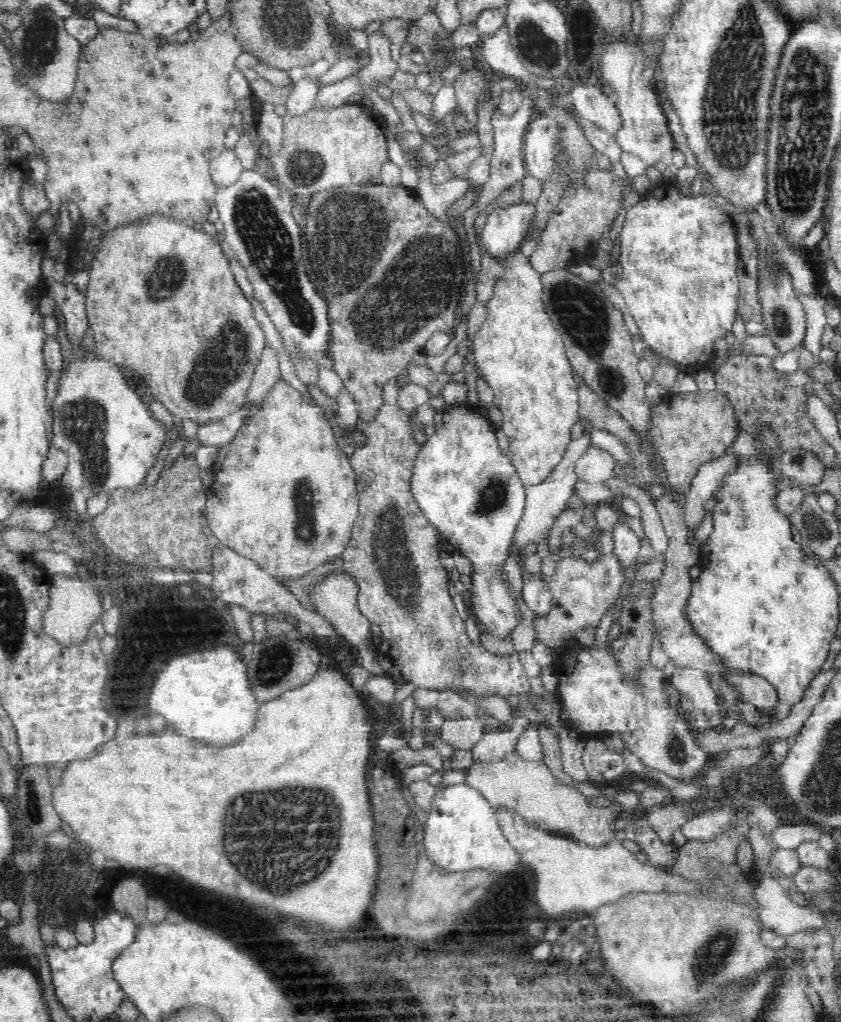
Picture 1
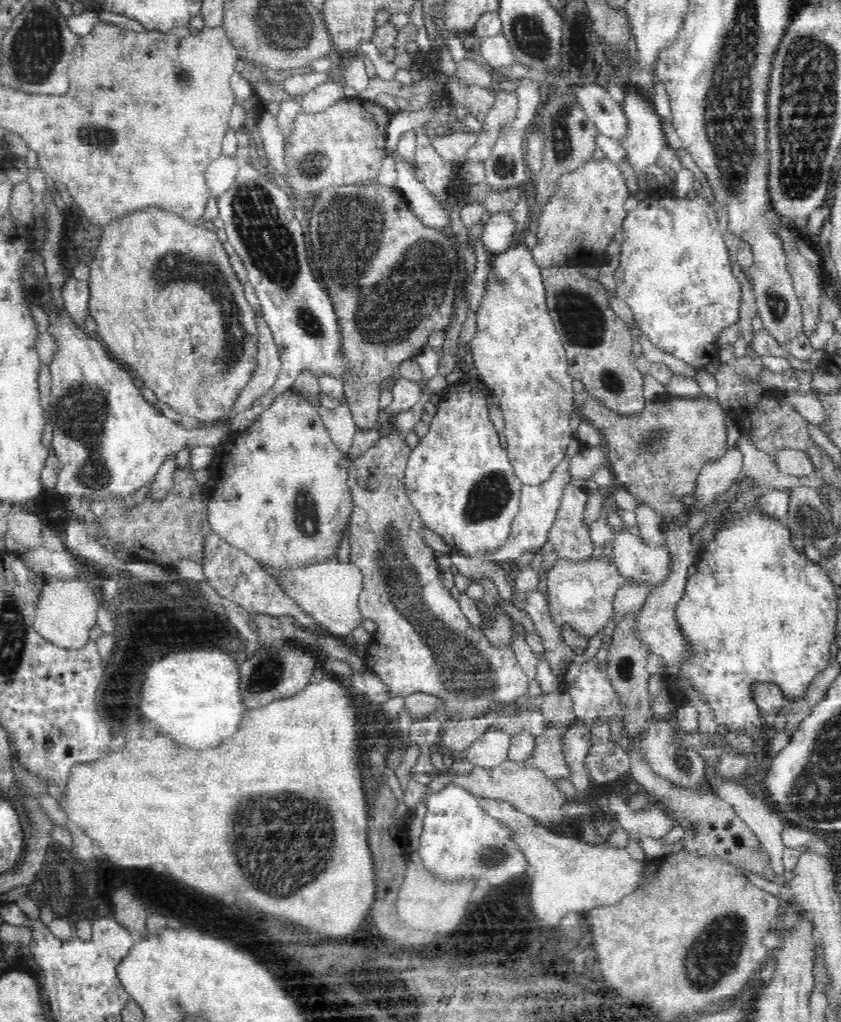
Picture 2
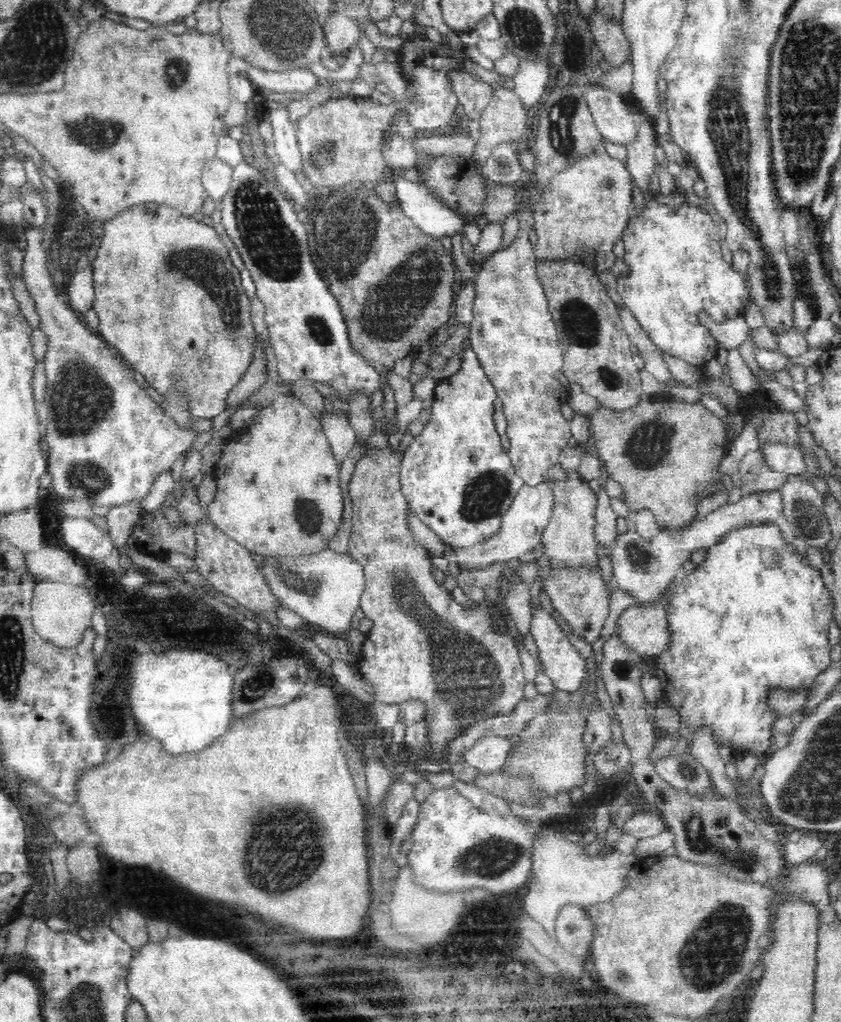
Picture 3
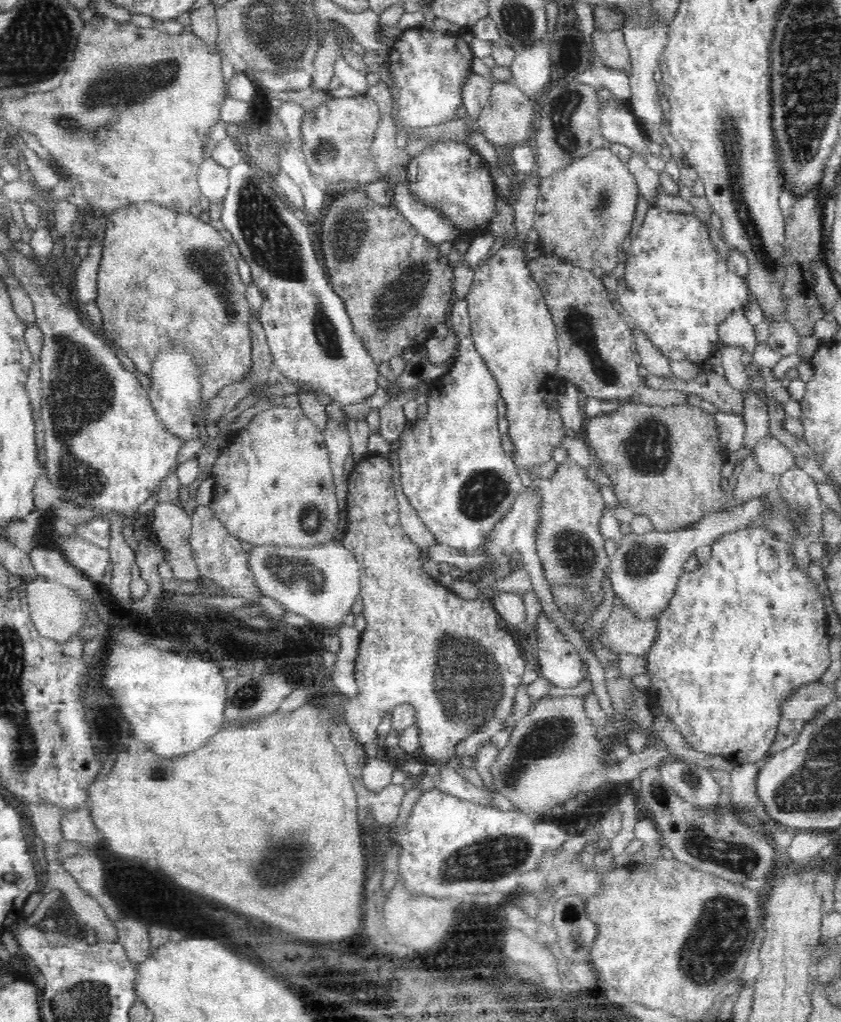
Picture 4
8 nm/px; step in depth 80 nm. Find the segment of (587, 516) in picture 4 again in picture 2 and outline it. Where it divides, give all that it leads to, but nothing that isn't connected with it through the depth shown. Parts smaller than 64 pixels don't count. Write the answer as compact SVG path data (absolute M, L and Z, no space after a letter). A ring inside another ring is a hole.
M571 482L564 485L560 506L547 534L547 551L570 561L590 559L595 544L590 538L590 524L586 522L588 493Z

